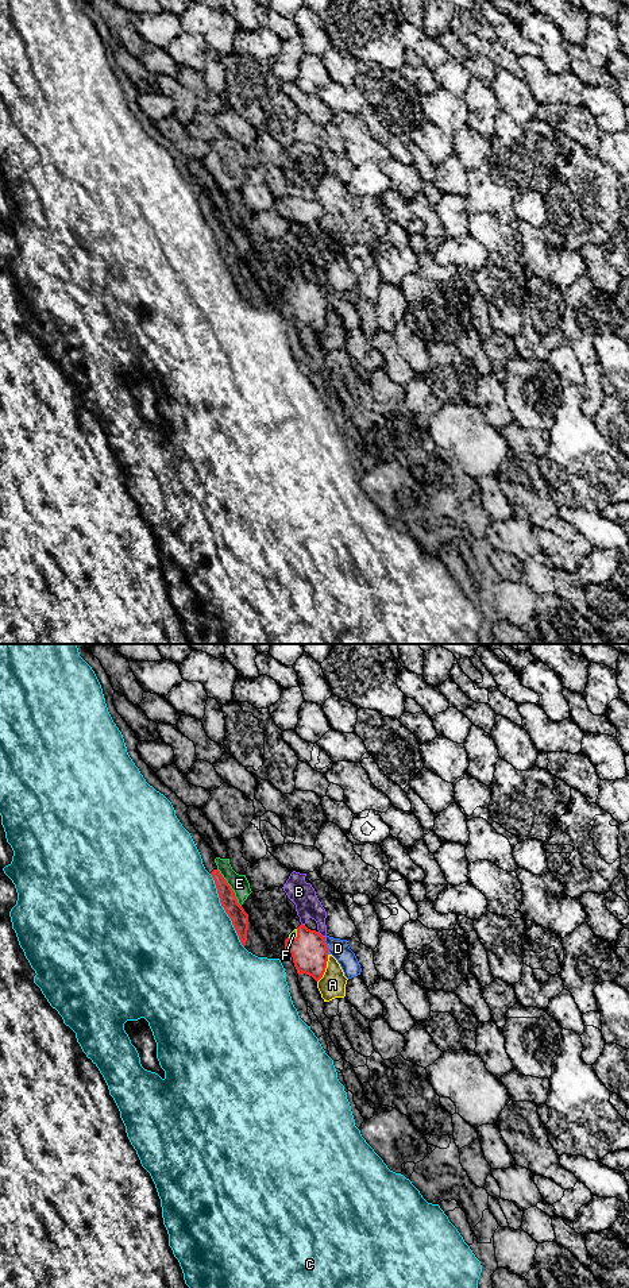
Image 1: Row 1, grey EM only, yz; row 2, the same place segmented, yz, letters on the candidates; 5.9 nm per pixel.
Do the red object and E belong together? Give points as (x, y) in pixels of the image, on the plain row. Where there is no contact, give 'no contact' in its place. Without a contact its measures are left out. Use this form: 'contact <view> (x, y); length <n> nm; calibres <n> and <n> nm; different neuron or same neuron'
contact yz (230, 239); length 280 nm; calibres 100 and 110 nm; different neuron

